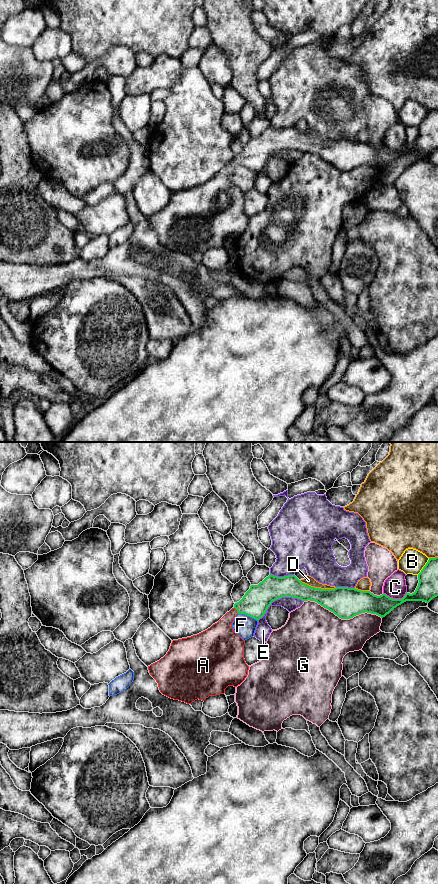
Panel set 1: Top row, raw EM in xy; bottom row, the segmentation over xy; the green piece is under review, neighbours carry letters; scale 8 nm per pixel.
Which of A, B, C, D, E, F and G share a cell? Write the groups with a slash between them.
A / B / C / D / E / F / G

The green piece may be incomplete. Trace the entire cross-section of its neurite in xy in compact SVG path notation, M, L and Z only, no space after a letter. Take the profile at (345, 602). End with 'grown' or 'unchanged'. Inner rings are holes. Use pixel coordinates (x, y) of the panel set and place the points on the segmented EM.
M438 557L429 558L418 574L418 580L419 583L414 593L406 592L402 599L393 599L384 593L377 596L370 591L348 587L315 588L302 583L295 575L278 577L270 574L258 585L251 585L243 598L210 628L191 637L173 640L167 654L148 666L149 673L158 683L163 695L187 704L197 699L204 701L209 696L224 694L228 686L237 687L248 675L249 666L244 659L245 641L232 628L234 618L238 614L245 614L259 620L273 601L282 597L292 597L302 601L315 601L341 619L350 619L365 612L383 618L406 601L429 603L438 596Z; grown

